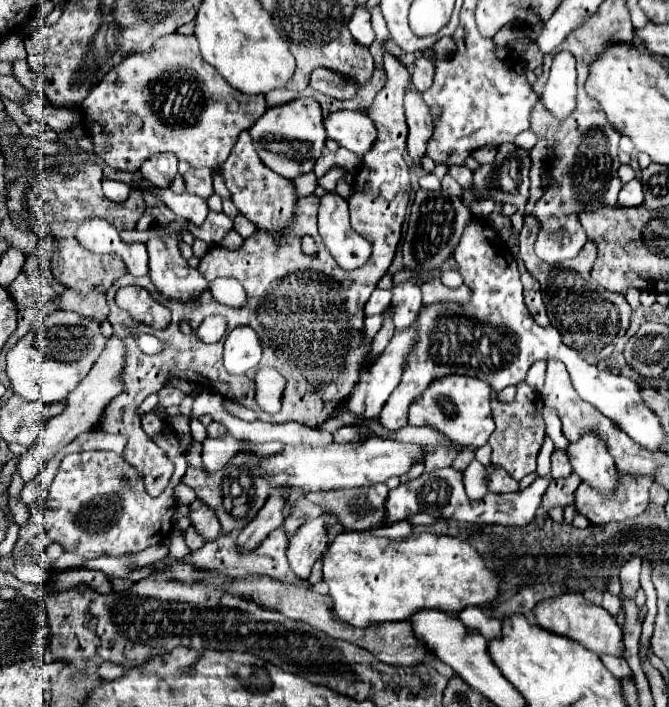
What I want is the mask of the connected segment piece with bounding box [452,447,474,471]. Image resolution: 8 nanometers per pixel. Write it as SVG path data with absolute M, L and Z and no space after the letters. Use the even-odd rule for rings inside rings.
M464 447L464 449L462 449L462 453L454 459L454 463L452 463L452 465L454 465L456 469L464 471L464 469L470 465L470 461L474 461L474 449L466 449L466 447Z

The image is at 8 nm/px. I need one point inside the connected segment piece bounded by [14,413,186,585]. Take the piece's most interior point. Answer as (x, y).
(80, 512)

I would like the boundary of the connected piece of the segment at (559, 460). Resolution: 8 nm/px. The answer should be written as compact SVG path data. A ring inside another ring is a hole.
M554 451L552 453L552 477L554 479L566 479L566 477L570 477L574 473L574 469L572 469L572 465L570 465L570 459L566 457L566 453L564 451Z

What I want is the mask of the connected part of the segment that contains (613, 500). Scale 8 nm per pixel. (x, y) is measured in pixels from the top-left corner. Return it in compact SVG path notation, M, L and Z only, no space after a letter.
M620 475L620 489L614 491L610 497L602 497L586 483L580 483L574 493L574 509L596 525L626 521L630 517L640 515L648 507L650 485L652 477Z

